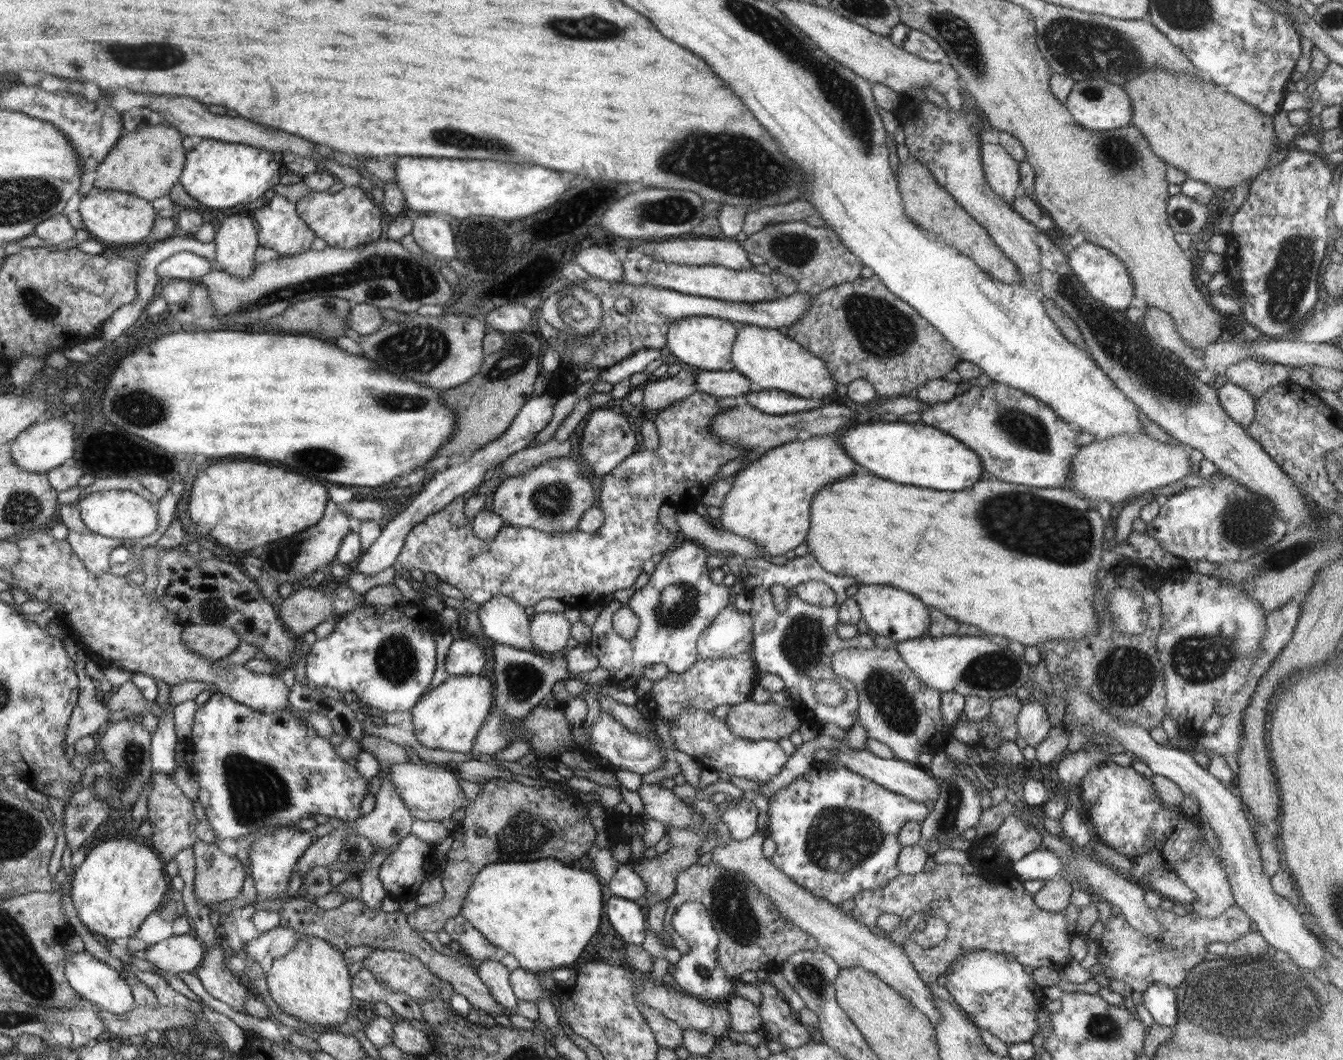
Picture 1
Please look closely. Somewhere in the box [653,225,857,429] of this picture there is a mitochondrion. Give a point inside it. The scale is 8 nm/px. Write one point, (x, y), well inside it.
(795, 250)

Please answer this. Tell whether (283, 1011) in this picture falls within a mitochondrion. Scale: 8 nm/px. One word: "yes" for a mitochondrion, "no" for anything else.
no

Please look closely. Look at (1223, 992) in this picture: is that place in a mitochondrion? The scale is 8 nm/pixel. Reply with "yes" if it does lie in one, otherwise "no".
yes

